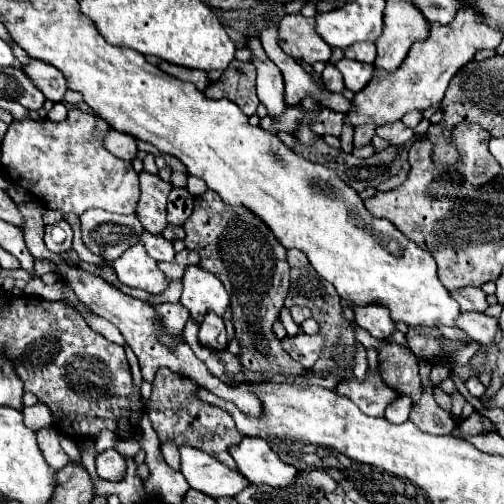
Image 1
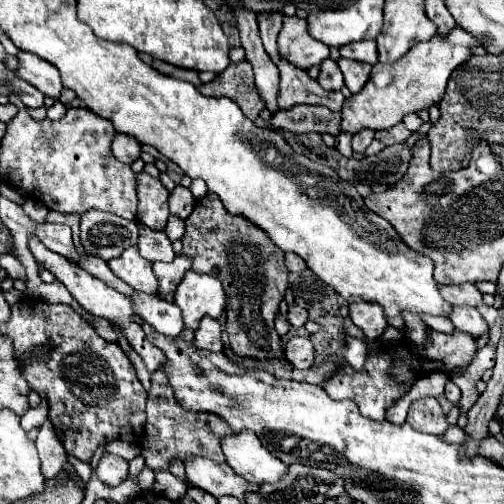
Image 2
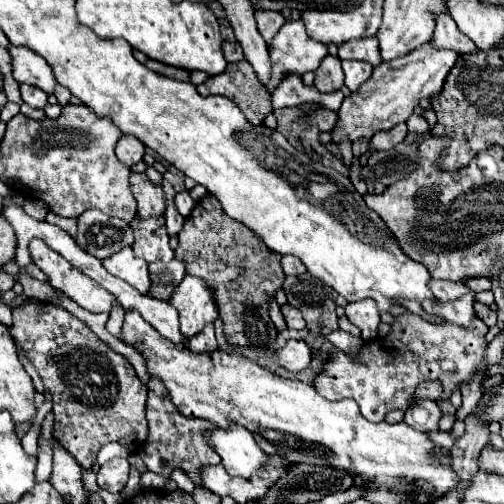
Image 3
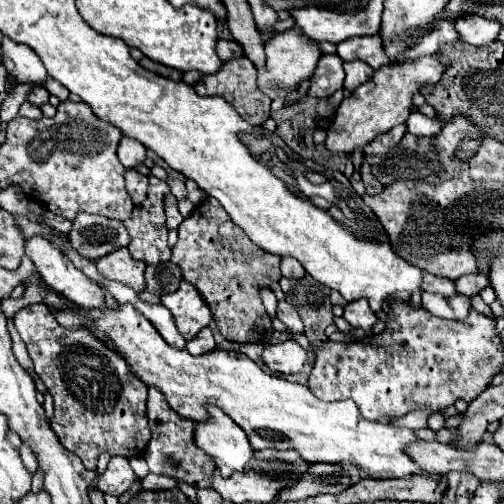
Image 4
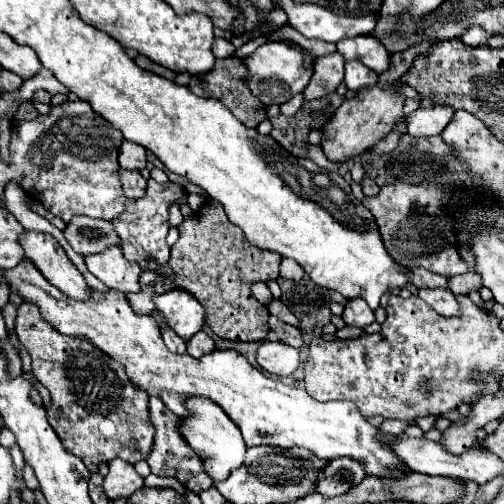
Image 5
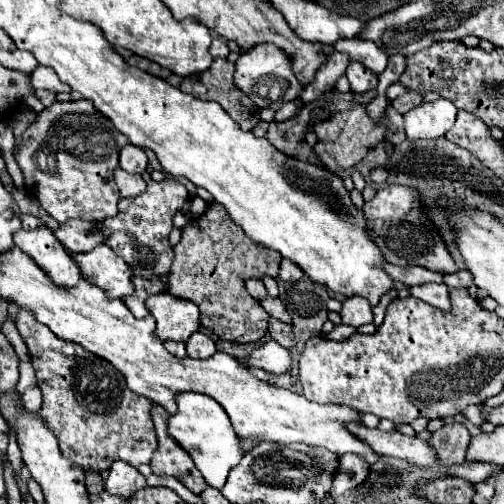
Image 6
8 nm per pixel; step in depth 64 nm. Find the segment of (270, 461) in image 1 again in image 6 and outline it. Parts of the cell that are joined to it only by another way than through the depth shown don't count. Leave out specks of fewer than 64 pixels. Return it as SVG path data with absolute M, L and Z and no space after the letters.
M184 392L176 398L178 412L170 416L168 420L168 434L194 458L194 464L202 472L204 480L212 488L222 488L230 468L240 464L242 452L240 452L240 440L236 436L236 430L232 428L232 422L228 420L228 414L224 408L212 400L210 396L196 394L196 392Z

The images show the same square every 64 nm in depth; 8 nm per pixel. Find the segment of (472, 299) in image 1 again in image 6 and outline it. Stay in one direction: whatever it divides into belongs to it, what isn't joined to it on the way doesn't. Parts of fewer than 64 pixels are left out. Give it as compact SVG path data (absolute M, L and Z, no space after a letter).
M388 264L386 272L394 280L404 282L408 286L420 286L420 284L428 284L428 282L442 284L442 274L432 272L428 268L422 268L422 266L392 266L392 264Z

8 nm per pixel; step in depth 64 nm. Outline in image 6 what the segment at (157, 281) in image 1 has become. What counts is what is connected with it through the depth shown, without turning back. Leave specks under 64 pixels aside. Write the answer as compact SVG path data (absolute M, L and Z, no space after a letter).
M106 244L86 254L74 254L72 258L80 264L80 270L86 274L88 282L100 286L110 296L124 298L134 292L132 268L128 268L128 264Z

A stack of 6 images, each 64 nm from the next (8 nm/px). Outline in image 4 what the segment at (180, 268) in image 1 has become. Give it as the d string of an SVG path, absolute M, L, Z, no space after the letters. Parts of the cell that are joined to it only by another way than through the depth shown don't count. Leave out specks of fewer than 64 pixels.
M166 262L160 266L146 266L146 290L140 292L140 298L146 302L160 302L160 296L172 292L180 284L180 268Z

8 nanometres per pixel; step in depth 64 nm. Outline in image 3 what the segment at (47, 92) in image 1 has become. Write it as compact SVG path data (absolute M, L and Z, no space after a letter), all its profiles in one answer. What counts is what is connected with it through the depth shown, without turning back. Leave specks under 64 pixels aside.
M10 46L12 54L12 68L14 68L14 80L16 82L26 82L32 84L46 94L54 92L54 86L58 84L56 78L52 76L52 68L44 64L42 56L36 56L32 50L24 46Z

